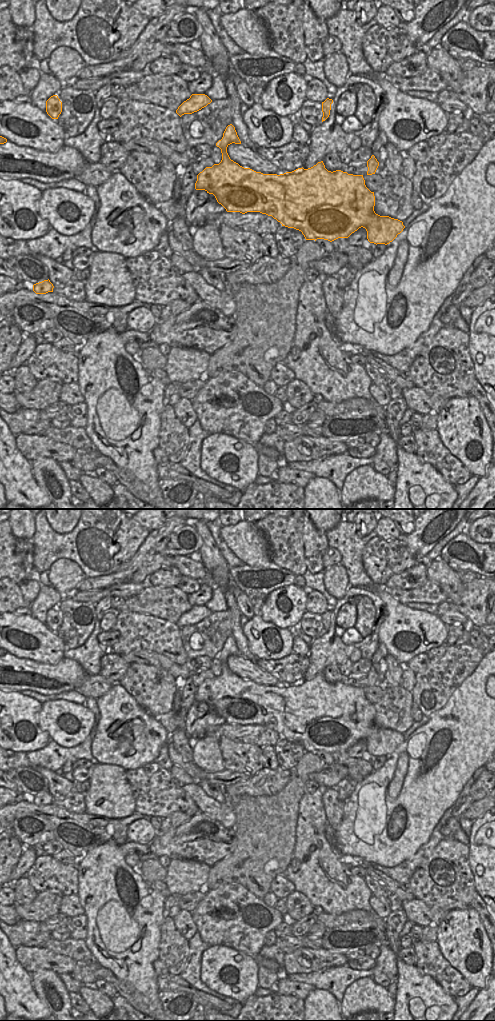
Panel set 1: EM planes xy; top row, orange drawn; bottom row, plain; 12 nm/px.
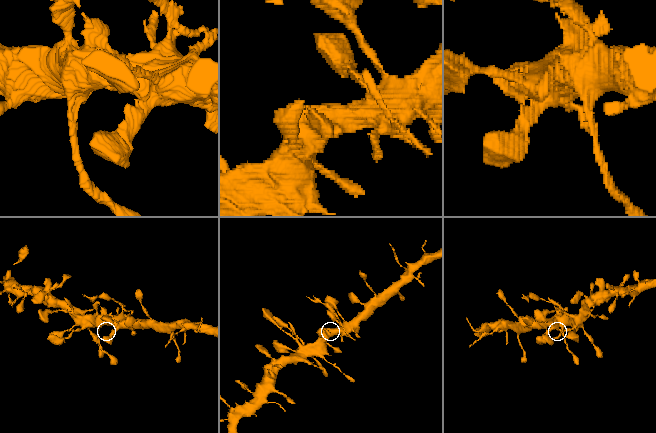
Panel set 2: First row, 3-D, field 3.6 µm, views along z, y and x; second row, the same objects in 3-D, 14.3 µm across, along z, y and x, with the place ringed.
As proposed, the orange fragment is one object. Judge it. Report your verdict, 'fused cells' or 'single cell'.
single cell

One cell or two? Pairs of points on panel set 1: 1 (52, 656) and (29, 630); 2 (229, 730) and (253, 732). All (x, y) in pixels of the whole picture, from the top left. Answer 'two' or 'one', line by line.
1: one
2: one

